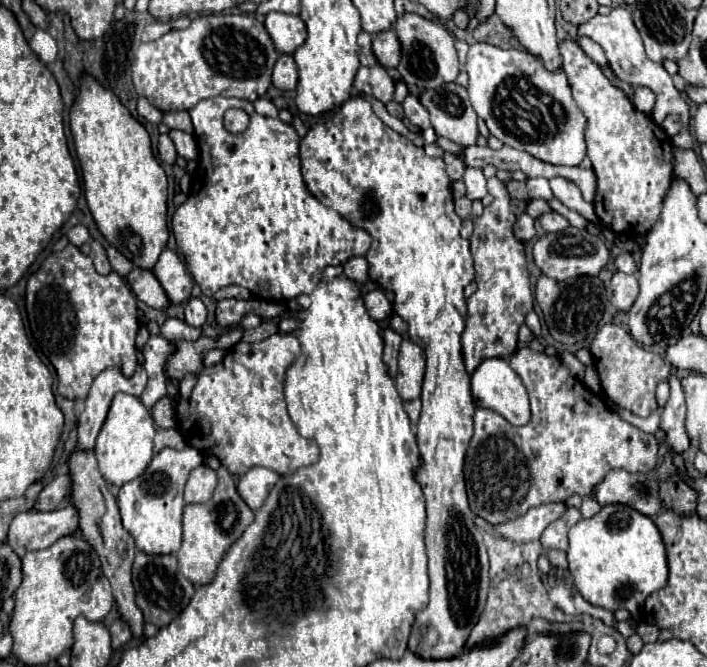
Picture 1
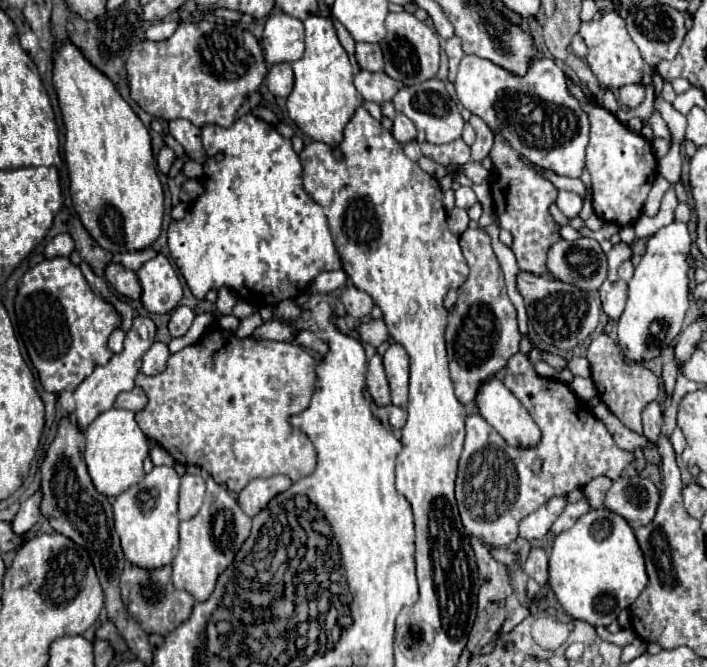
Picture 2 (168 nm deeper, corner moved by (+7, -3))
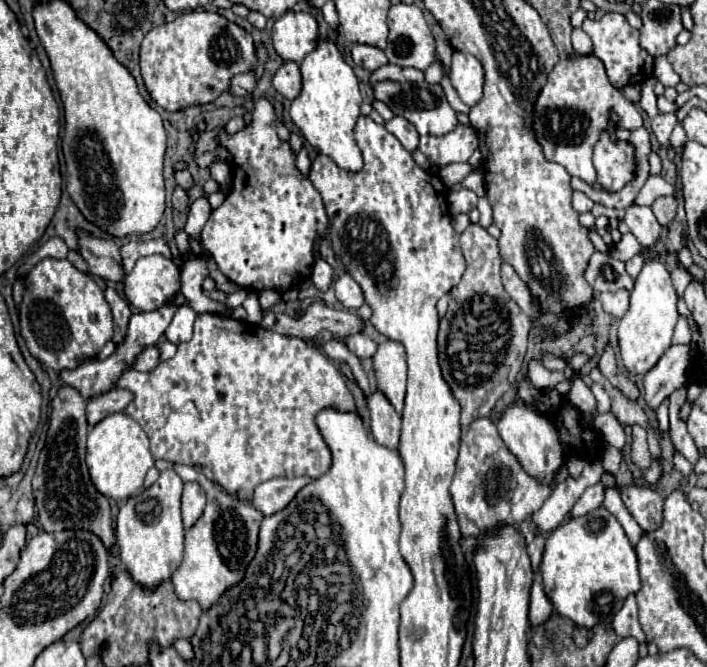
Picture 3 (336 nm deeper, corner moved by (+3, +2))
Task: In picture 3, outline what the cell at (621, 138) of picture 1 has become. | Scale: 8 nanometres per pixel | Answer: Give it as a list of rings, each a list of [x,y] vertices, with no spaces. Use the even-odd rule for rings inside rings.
[[[602,131],[594,147],[594,167],[604,191],[620,191],[636,175],[636,153],[632,143],[612,139],[610,131]]]

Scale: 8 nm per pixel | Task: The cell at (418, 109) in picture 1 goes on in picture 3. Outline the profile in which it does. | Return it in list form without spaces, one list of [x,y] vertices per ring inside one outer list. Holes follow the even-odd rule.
[[[396,115],[392,121],[386,123],[386,129],[404,145],[404,149],[414,151],[418,147],[418,131],[408,119],[402,119],[400,115]]]

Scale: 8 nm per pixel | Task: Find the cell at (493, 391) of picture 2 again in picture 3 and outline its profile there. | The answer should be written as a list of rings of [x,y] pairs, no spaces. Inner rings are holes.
[[[508,405],[502,413],[502,417],[496,419],[496,427],[506,443],[506,447],[510,449],[510,453],[514,453],[520,461],[520,465],[534,477],[550,483],[556,469],[562,463],[562,445],[558,441],[558,435],[552,427],[552,421],[548,417],[538,415],[536,411],[526,409],[524,405]]]

